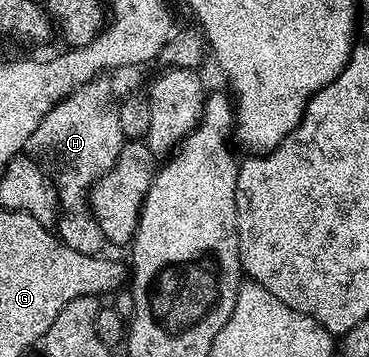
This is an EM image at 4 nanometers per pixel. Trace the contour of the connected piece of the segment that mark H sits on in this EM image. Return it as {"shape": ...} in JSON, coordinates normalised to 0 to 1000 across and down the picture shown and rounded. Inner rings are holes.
{"shape":[[[271,213],[247,230],[236,230],[220,246],[209,246],[187,269],[176,269],[119,331],[111,347],[100,347],[100,370],[89,370],[79,401],[81,429],[98,454],[117,468],[149,513],[149,529],[160,535],[160,597],[165,608],[154,622],[160,669],[198,706],[220,706],[230,717],[268,717],[282,709],[279,689],[293,686],[293,672],[274,650],[263,616],[247,602],[241,535],[266,499],[317,448],[317,437],[333,420],[339,395],[328,370],[328,347],[314,300],[301,297],[301,230],[290,213]]]}

